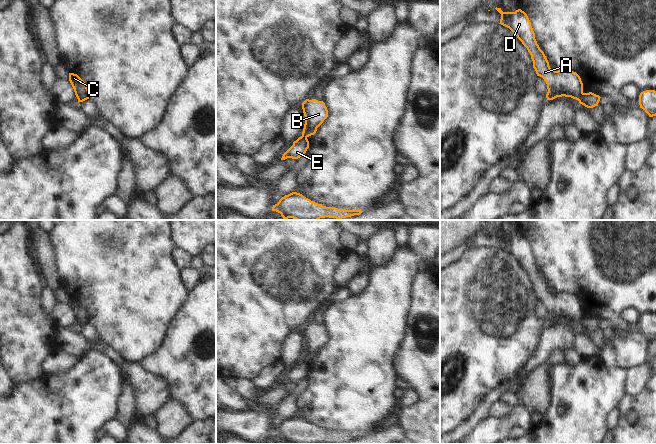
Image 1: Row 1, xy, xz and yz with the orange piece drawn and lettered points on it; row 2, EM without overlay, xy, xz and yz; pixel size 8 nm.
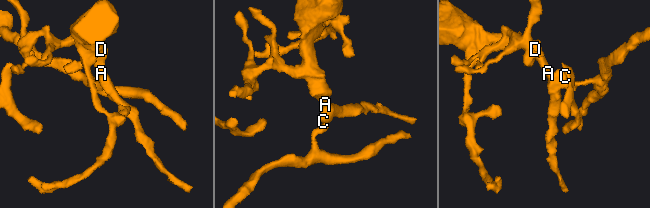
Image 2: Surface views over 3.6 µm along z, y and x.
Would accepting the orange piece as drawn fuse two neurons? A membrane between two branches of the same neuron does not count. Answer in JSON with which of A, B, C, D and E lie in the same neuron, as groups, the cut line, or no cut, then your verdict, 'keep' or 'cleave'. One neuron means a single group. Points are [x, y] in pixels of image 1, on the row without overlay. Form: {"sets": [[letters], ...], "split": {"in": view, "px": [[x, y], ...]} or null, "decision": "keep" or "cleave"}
{"sets": [["A", "B", "C", "D"], ["E"]], "split": {"in": "yz", "px": [[584, 317], [578, 324]]}, "decision": "cleave"}

